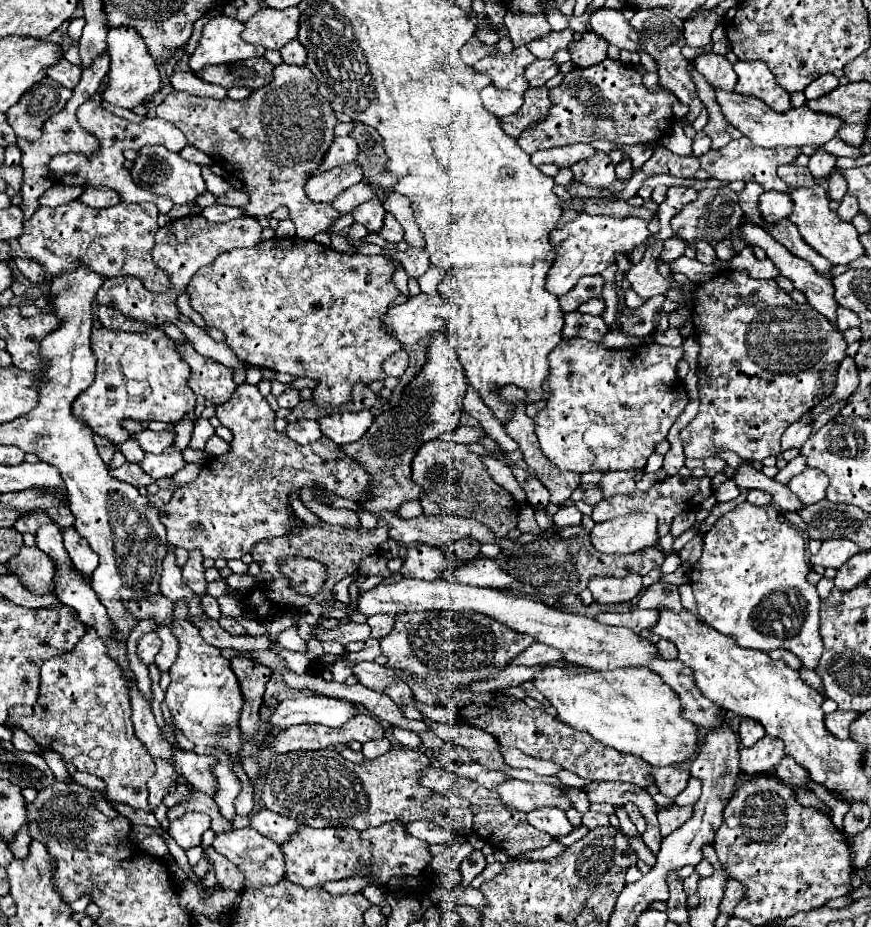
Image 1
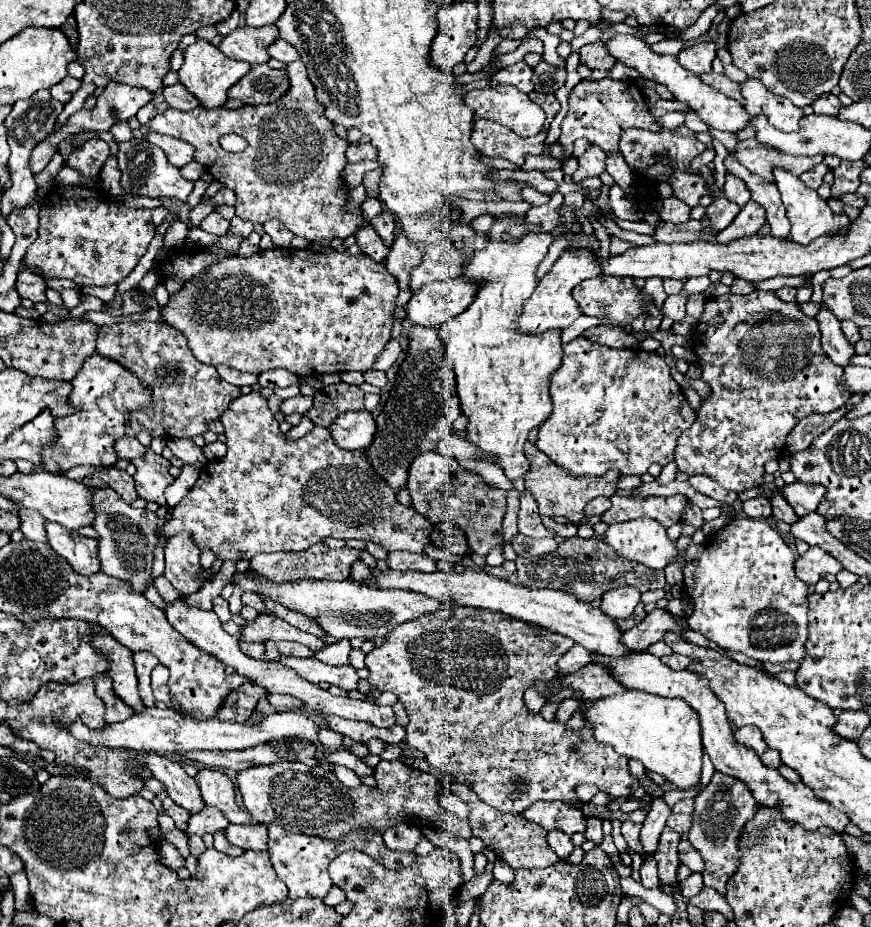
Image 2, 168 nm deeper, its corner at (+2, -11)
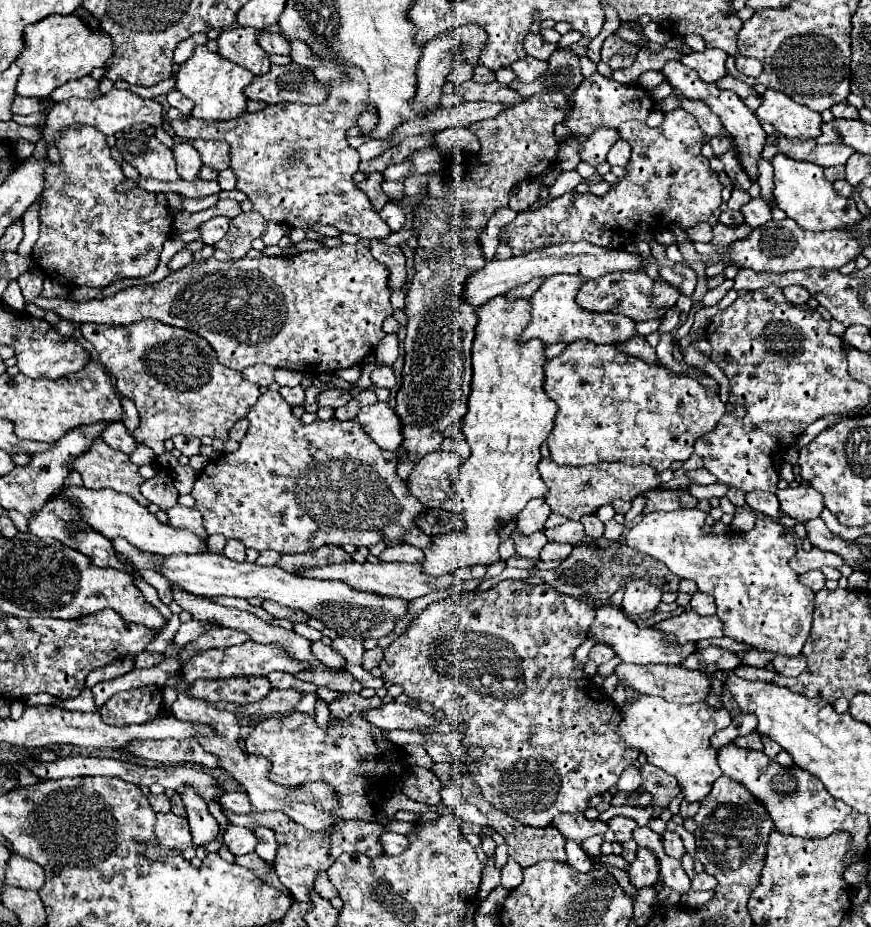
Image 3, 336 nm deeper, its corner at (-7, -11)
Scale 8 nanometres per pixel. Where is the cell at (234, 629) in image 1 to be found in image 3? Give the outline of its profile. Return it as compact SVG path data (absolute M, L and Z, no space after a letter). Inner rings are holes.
M278 672L278 674L268 674L266 676L272 684L272 688L276 690L302 690L302 692L314 692L316 694L316 686L314 684L308 684L308 682L300 682L294 674L284 674L284 672Z

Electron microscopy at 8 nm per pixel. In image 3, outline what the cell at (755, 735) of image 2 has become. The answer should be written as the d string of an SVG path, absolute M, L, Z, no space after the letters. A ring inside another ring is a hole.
M752 732L748 736L740 736L734 740L734 744L740 748L748 748L748 750L762 750L762 738L758 732Z

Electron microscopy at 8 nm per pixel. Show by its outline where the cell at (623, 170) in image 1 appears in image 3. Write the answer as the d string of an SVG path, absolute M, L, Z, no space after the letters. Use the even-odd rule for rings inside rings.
M618 140L610 152L608 152L608 162L610 166L626 166L630 160L630 144L626 140Z

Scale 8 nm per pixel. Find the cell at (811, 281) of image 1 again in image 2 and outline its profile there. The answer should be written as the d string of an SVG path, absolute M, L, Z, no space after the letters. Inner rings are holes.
M821 302L819 314L815 316L815 320L819 322L819 330L821 330L821 346L827 352L827 356L839 364L839 366L847 366L849 358L855 354L853 346L847 342L847 338L841 332L839 320L835 318L835 314L827 308L827 304Z

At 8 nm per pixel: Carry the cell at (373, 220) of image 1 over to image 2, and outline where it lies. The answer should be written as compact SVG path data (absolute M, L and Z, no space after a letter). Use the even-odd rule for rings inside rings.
M365 224L361 226L357 232L355 232L355 238L357 238L357 246L365 252L365 254L371 254L375 260L383 262L387 258L387 252L389 252L389 246L385 246L385 242L381 240L381 236L377 234L377 230L371 226L371 224Z

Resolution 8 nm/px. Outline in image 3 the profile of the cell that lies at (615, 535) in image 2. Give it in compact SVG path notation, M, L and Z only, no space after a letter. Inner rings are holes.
M684 508L646 514L626 532L626 544L664 562L680 578L694 580L700 592L714 596L726 636L758 650L798 656L808 640L814 592L798 582L788 560L796 552L794 536L778 520L762 516L750 532L712 534L702 530L702 512Z

